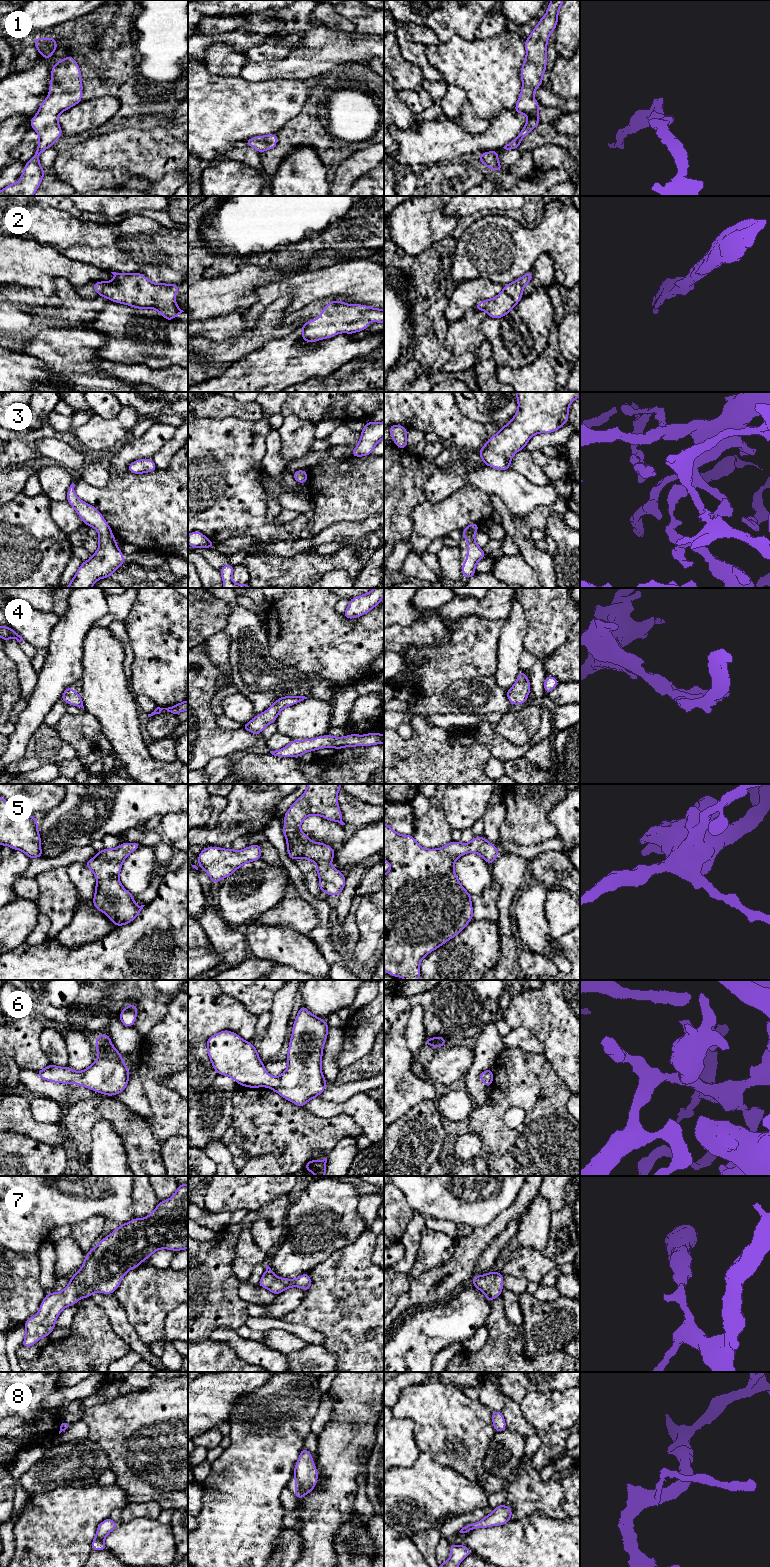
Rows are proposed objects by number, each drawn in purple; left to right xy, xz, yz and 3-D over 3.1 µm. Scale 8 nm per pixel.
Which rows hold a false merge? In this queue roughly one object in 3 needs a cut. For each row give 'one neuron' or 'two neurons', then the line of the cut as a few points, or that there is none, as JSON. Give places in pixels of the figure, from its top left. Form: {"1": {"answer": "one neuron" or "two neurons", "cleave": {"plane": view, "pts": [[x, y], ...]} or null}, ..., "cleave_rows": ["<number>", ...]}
{"1": {"answer": "one neuron", "cleave": null}, "2": {"answer": "one neuron", "cleave": null}, "3": {"answer": "one neuron", "cleave": null}, "4": {"answer": "one neuron", "cleave": null}, "5": {"answer": "one neuron", "cleave": null}, "6": {"answer": "one neuron", "cleave": null}, "7": {"answer": "one neuron", "cleave": null}, "8": {"answer": "one neuron", "cleave": null}, "cleave_rows": []}

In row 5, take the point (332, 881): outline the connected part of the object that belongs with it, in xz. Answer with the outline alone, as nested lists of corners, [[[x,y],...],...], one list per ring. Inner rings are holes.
[[[308,784],[303,795],[296,800],[284,815],[283,834],[287,841],[287,852],[295,862],[297,858],[305,858],[317,864],[315,871],[319,874],[319,891],[325,891],[328,896],[340,895],[346,883],[346,877],[337,869],[331,866],[335,850],[324,843],[312,842],[304,834],[300,825],[310,815],[318,815],[327,820],[335,821],[345,825],[342,821],[342,814],[337,802],[337,795],[342,784]]]

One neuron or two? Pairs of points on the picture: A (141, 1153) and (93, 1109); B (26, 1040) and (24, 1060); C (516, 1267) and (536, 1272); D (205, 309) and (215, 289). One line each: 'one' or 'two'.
A: one
B: one
C: one
D: one

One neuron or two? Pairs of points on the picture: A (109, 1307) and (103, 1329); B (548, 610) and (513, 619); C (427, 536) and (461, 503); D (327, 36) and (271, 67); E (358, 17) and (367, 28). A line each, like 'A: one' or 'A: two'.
A: two
B: two
C: one
D: one
E: one

